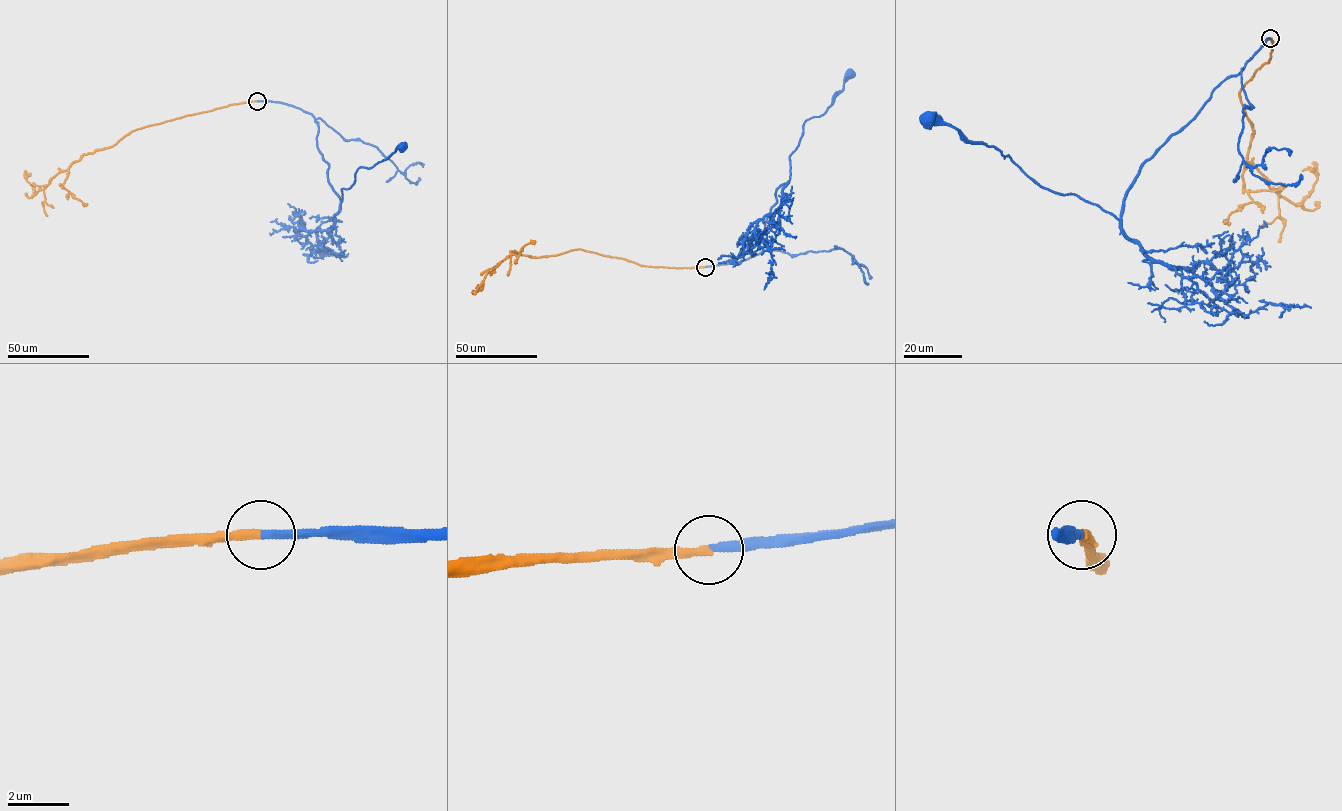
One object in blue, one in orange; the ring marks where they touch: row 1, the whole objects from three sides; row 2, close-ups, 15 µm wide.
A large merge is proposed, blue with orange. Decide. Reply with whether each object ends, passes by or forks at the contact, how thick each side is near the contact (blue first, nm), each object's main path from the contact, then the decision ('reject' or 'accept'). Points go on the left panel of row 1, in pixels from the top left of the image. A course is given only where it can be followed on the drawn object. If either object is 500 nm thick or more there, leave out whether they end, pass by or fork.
blue ends | orange ends | 280/320 nm | blue via (257, 101), (286, 103), (314, 118), (317, 146), (340, 203), (356, 171), (402, 146) | orange via (257, 101), (231, 104), (132, 130), (112, 146), (85, 154), (35, 194), (27, 180), (30, 175) | accept

